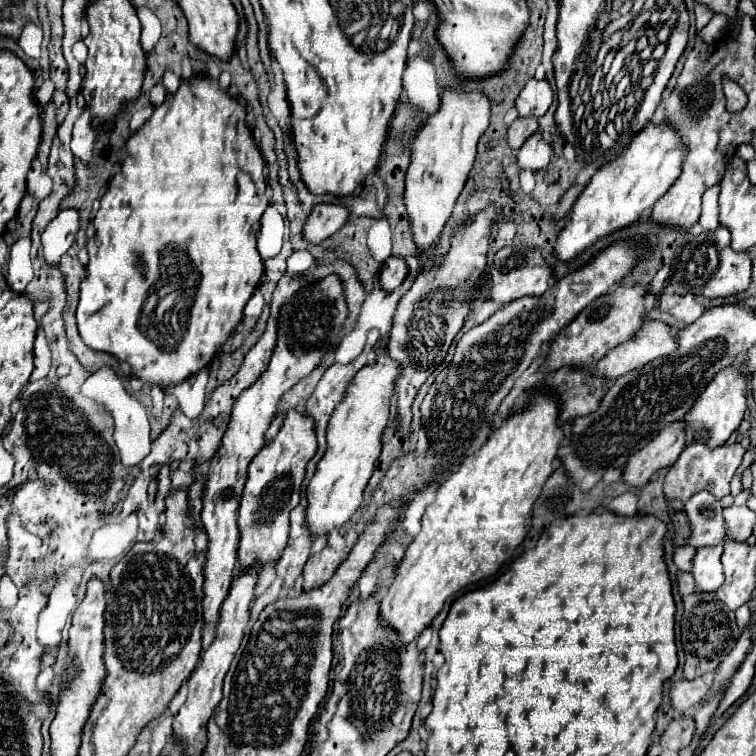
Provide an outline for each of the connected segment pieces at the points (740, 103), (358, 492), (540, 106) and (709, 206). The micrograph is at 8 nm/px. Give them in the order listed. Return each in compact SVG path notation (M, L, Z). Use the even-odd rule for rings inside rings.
M724 79L724 95L726 95L726 109L740 111L746 105L746 93L742 87L730 79Z
M382 349L378 353L376 365L360 369L354 383L350 383L344 401L334 409L326 433L326 455L322 455L322 459L318 461L316 473L306 487L308 507L304 525L312 539L328 537L332 531L340 531L362 505L364 487L372 477L374 463L382 449L380 439L388 421L390 397L398 373L398 363L392 361Z
M530 79L516 99L520 117L542 117L552 103L552 89L546 79Z
M714 185L704 193L702 215L698 221L704 229L716 229L720 225L718 223L718 195L720 195L720 185Z

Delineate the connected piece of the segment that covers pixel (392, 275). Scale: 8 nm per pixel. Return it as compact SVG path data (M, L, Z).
M390 257L380 269L380 285L384 291L394 291L408 275L408 265L402 257Z

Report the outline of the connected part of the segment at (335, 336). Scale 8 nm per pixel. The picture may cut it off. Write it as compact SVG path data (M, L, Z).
M328 275L318 281L306 283L288 303L280 309L278 341L268 363L268 369L236 399L228 429L222 437L222 445L212 457L208 481L204 487L204 509L200 513L202 525L208 533L208 553L204 565L204 619L214 623L224 597L228 595L234 575L236 549L238 549L238 503L242 499L242 487L246 483L248 465L256 453L264 447L266 431L274 419L280 397L290 391L298 381L308 377L322 359L334 349L342 337L342 327L348 317L348 305L344 287L338 275Z

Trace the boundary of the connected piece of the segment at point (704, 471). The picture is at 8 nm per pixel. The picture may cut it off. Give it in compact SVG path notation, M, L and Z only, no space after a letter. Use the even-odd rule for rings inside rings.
M698 439L692 441L678 457L678 461L674 465L668 467L668 473L664 477L664 495L668 501L682 501L686 503L686 499L690 499L690 495L698 493L700 489L706 487L706 481L712 481L714 487L710 489L710 493L716 499L722 499L726 495L730 495L730 481L736 473L736 469L740 467L742 455L744 455L744 447L736 441L732 445L720 445L720 447L706 447L706 441Z

